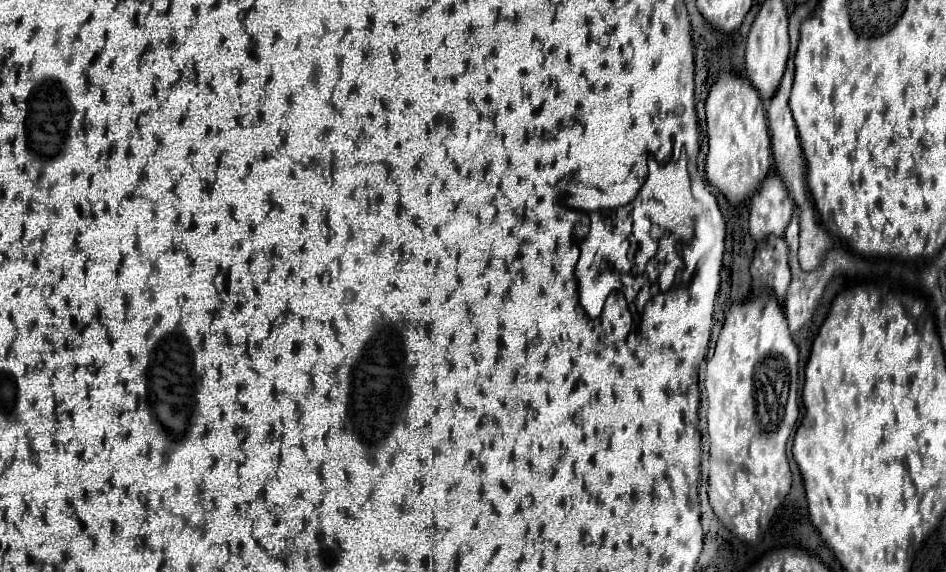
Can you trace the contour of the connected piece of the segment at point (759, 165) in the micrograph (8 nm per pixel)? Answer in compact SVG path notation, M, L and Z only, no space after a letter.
M721 73L707 97L707 135L709 151L705 157L707 179L733 205L745 203L757 191L757 185L771 171L771 137L767 129L761 95L747 79L735 73Z

